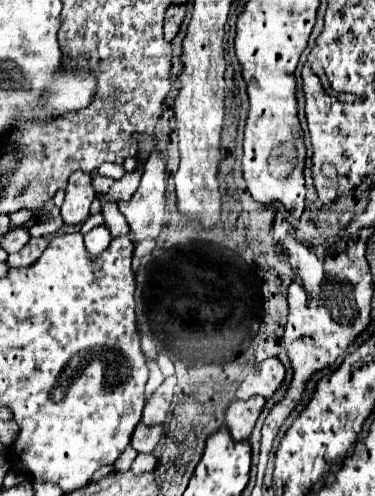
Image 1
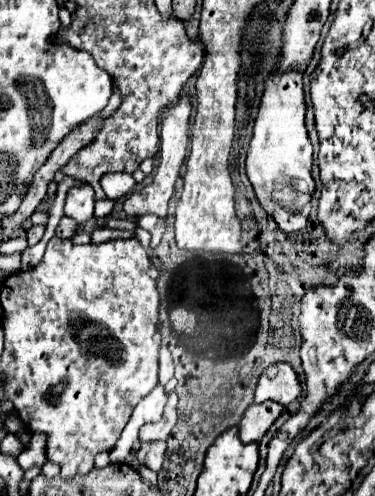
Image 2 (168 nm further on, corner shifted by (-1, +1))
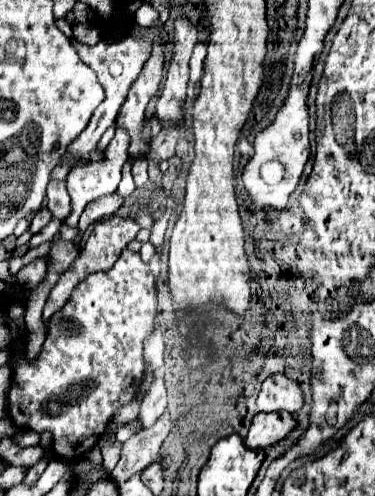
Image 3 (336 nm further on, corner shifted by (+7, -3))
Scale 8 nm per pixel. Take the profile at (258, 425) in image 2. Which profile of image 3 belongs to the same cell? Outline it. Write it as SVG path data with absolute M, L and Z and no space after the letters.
M260 412L252 418L250 430L244 436L244 446L252 450L262 450L282 440L294 426L296 420L288 412Z

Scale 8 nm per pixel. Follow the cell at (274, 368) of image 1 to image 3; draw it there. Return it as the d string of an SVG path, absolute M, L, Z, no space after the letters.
M272 374L262 382L260 394L258 394L258 410L260 412L276 412L286 410L290 414L296 414L302 408L302 390L298 382L286 378L284 374Z

